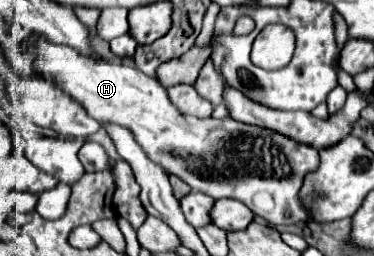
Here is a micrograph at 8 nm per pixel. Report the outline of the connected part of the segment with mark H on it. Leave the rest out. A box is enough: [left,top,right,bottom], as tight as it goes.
[22,29,318,225]

